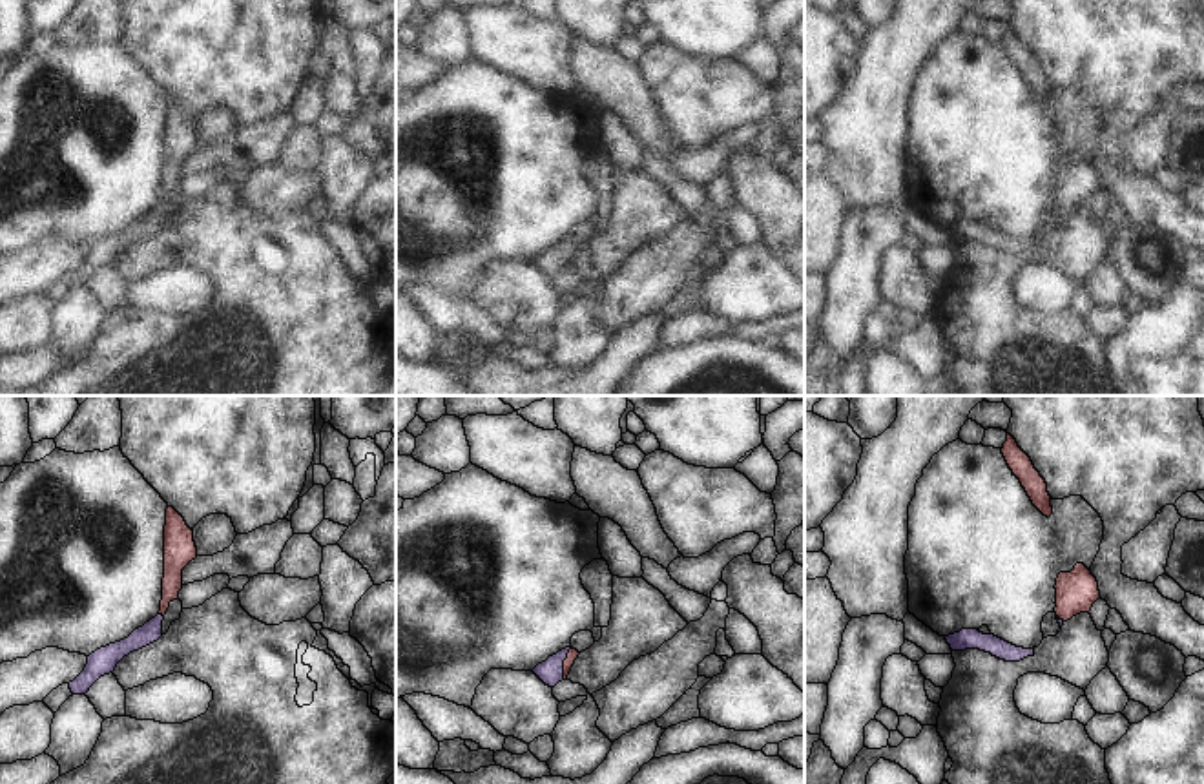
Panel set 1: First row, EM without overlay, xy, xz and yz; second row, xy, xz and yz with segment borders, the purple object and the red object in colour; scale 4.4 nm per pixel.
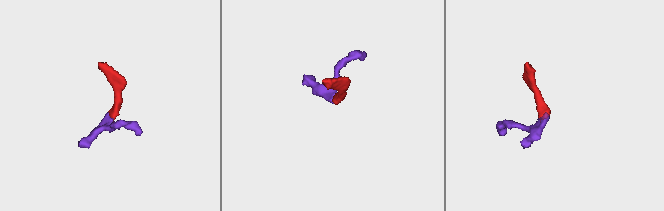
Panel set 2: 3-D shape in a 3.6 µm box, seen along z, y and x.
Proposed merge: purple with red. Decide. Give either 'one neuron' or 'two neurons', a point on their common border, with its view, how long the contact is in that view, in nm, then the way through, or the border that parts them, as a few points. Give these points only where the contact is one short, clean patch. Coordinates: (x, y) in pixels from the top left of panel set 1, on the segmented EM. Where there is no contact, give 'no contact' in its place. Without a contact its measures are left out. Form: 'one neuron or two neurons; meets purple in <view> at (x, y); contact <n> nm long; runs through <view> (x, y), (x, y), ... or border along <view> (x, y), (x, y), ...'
one neuron; meets purple in xz at (562, 664); contact 150 nm long; runs through xz (551, 671), (562, 664), (573, 653)

